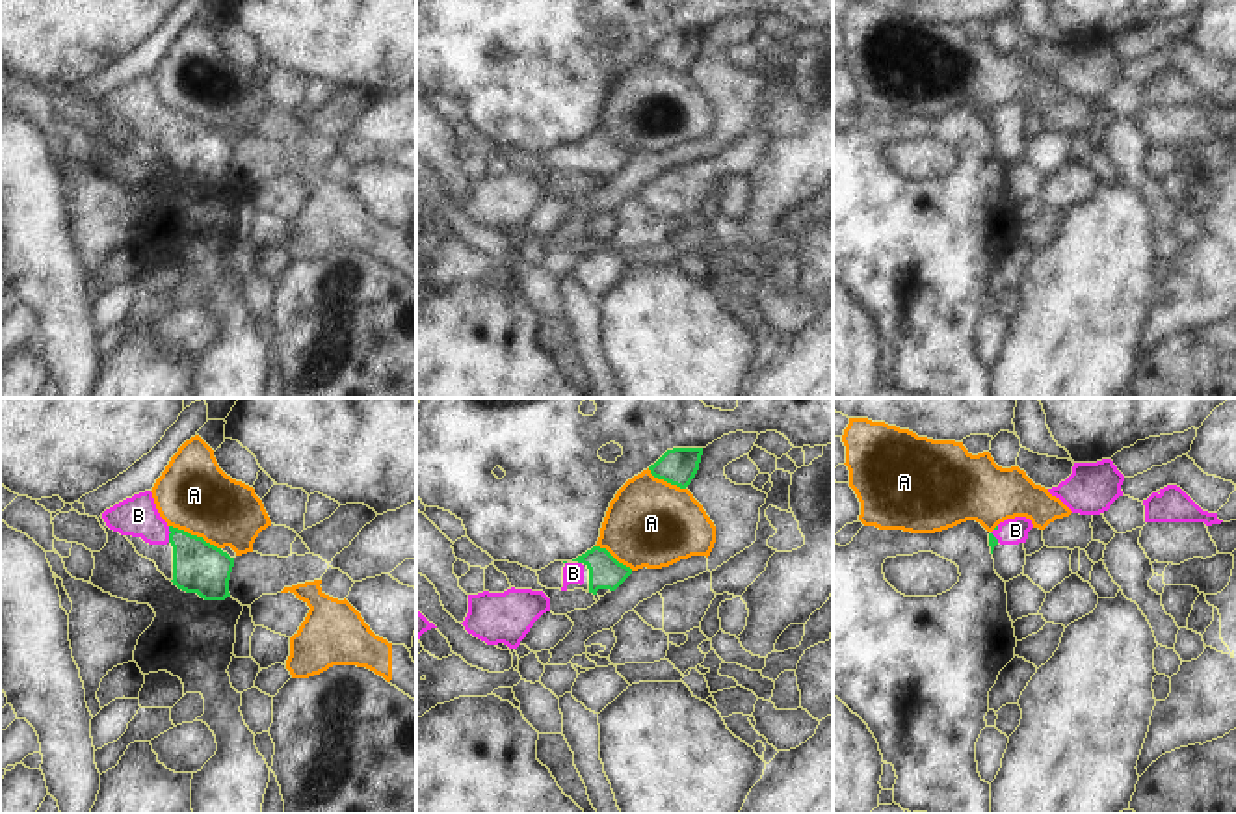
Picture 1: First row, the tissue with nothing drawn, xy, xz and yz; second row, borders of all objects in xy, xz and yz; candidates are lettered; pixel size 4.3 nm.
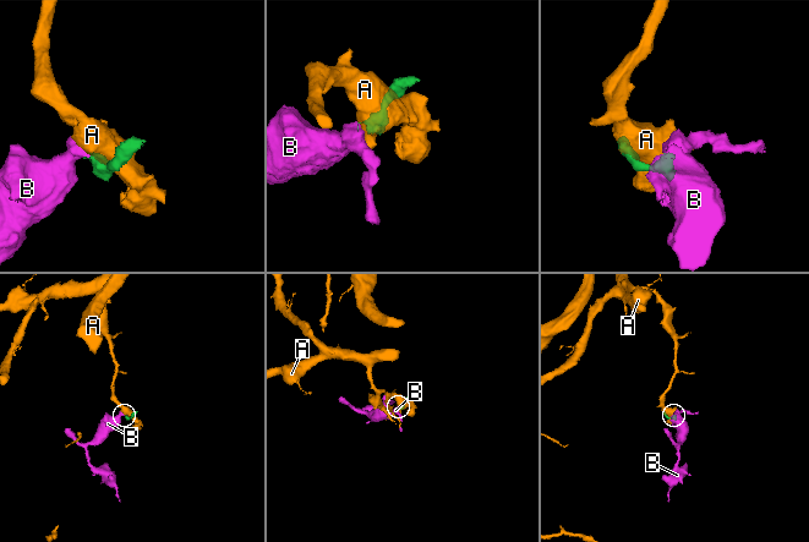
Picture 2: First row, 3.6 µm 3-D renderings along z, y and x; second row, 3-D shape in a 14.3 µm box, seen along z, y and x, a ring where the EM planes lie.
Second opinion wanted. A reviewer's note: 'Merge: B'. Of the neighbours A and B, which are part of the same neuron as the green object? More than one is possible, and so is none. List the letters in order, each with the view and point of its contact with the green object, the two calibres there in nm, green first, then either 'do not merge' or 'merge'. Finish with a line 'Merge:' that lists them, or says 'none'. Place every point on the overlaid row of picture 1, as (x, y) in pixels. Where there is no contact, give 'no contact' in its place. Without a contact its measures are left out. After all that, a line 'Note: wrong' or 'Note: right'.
A: contact xy (196, 536); calibres 220 and 320 nm; do not merge
B: contact xy (170, 534); calibres 220 and 170 nm; merge
Merge: B
Note: right

